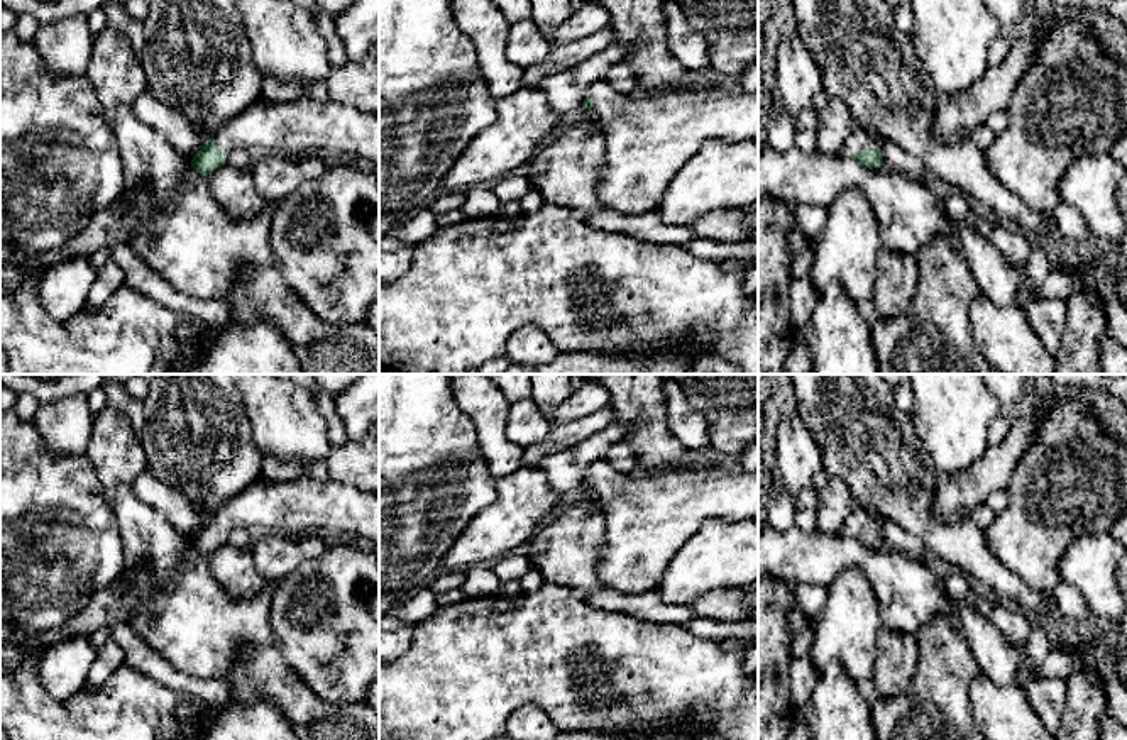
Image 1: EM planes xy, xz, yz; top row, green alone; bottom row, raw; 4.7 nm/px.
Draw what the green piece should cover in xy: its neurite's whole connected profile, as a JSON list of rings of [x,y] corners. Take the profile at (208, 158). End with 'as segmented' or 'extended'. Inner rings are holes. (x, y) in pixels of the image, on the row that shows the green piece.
[[[262,97],[240,115],[212,132],[191,159],[191,168],[208,176],[227,164],[227,154],[245,149],[254,159],[267,154],[288,157],[316,156],[325,159],[369,159],[379,166],[379,113],[364,112],[333,100],[316,102],[296,98],[289,102],[267,102]]] | extended

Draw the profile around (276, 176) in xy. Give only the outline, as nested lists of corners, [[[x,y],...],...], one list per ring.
[[[267,154],[254,159],[250,173],[256,190],[266,202],[281,202],[303,183],[318,179],[327,169],[328,159],[325,157]]]

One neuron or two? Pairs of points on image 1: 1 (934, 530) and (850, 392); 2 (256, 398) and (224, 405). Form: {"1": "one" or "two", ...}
{"1": "one", "2": "two"}

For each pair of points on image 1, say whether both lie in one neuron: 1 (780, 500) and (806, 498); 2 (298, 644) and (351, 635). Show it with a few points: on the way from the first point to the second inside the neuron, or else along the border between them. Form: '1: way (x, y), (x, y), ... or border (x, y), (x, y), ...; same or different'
1: border (791, 500), (796, 525); different
2: way (312, 635), (337, 635); same

